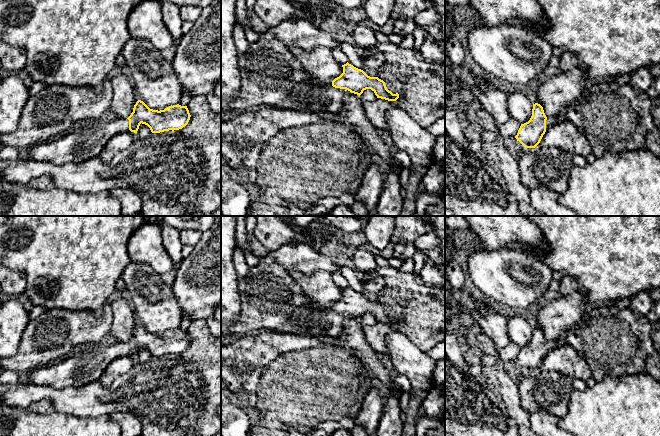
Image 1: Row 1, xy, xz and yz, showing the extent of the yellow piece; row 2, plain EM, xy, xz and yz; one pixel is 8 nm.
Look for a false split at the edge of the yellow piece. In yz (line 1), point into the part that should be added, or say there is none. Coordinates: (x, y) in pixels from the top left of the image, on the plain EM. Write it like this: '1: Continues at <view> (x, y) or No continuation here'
1: Continues at yz (551, 345)

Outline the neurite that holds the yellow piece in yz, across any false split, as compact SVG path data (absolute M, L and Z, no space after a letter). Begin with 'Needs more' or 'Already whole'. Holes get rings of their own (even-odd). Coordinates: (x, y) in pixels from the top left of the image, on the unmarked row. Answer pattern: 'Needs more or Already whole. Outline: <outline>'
Needs more. Outline: M535 327L533 328L532 340L530 344L521 348L515 362L525 372L535 372L541 365L546 354L558 345L557 342L547 342L543 331Z

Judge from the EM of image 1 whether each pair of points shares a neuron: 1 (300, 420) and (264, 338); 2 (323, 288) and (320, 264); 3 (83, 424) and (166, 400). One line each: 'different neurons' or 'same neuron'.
1: same neuron
2: different neurons
3: different neurons

